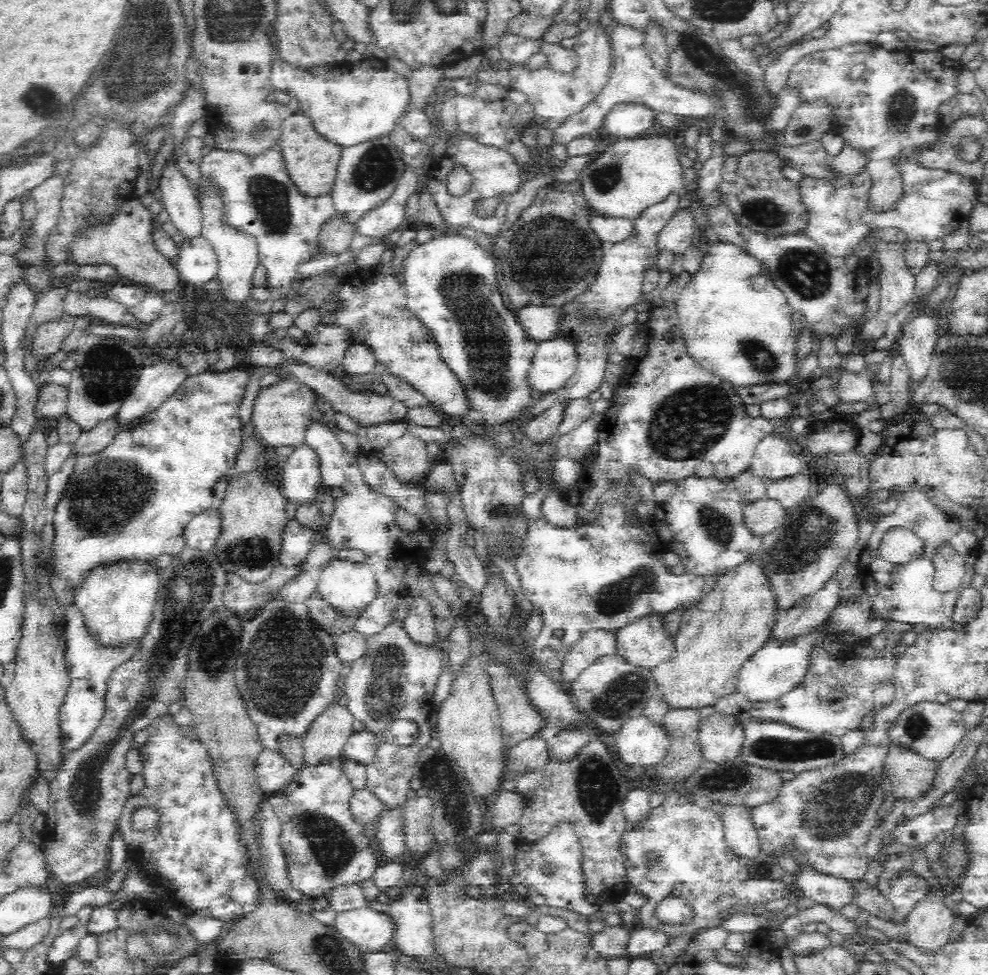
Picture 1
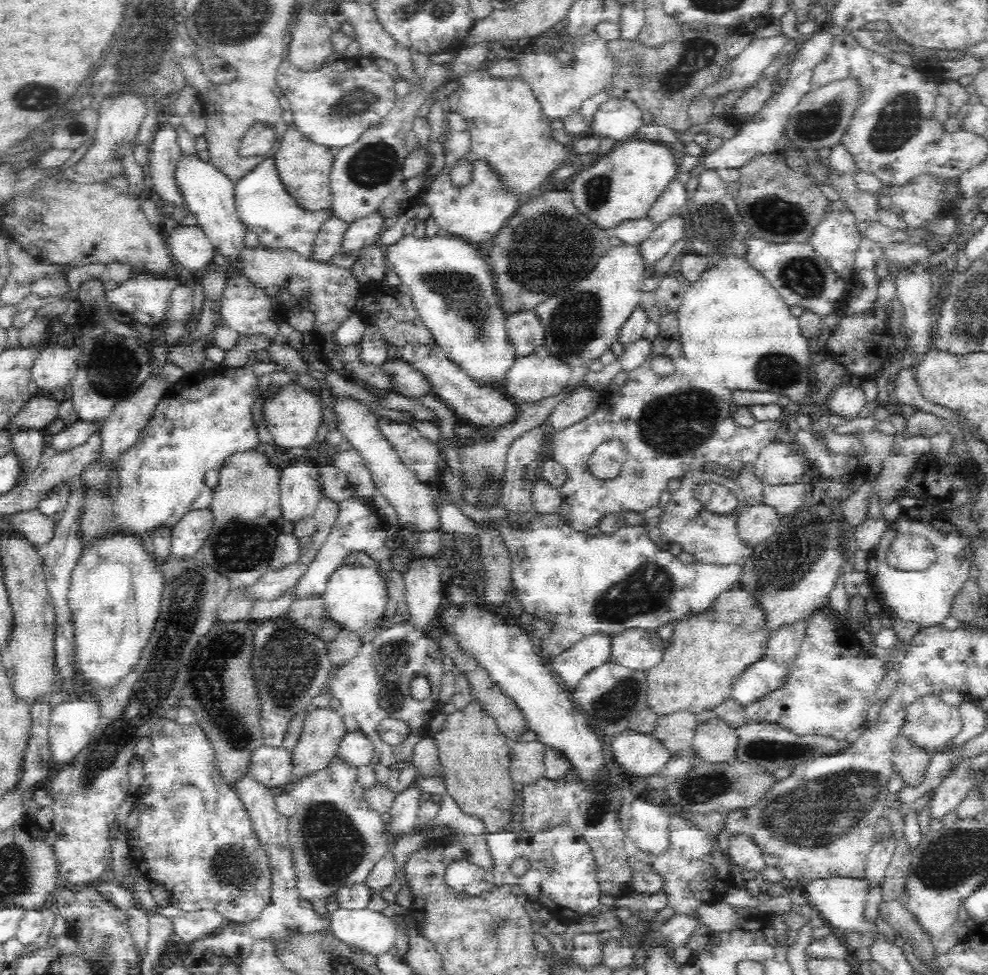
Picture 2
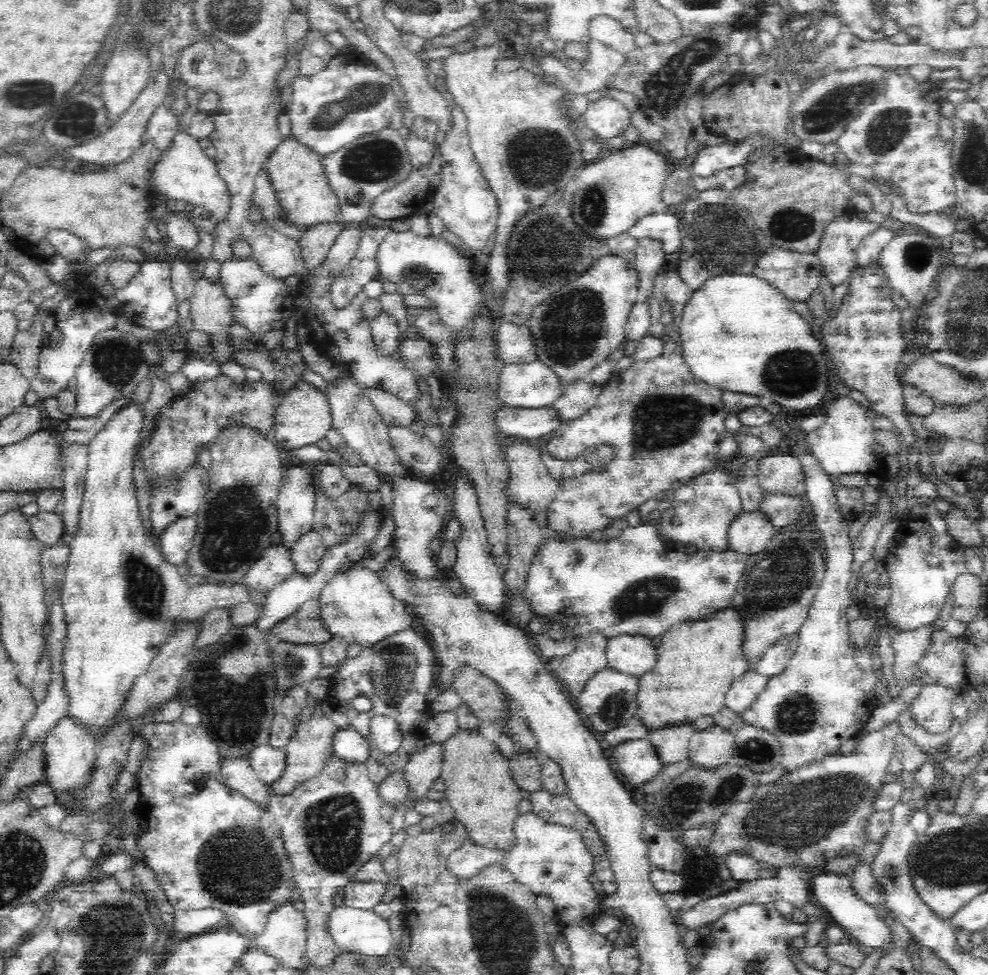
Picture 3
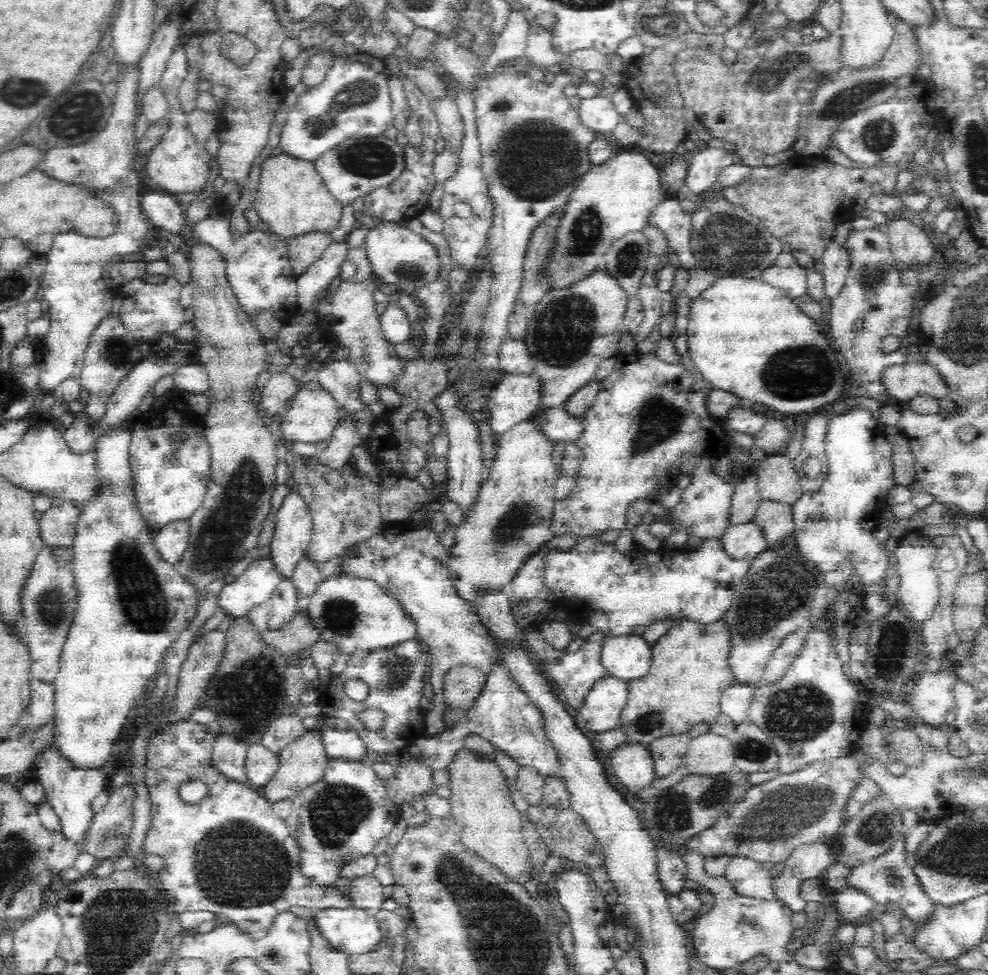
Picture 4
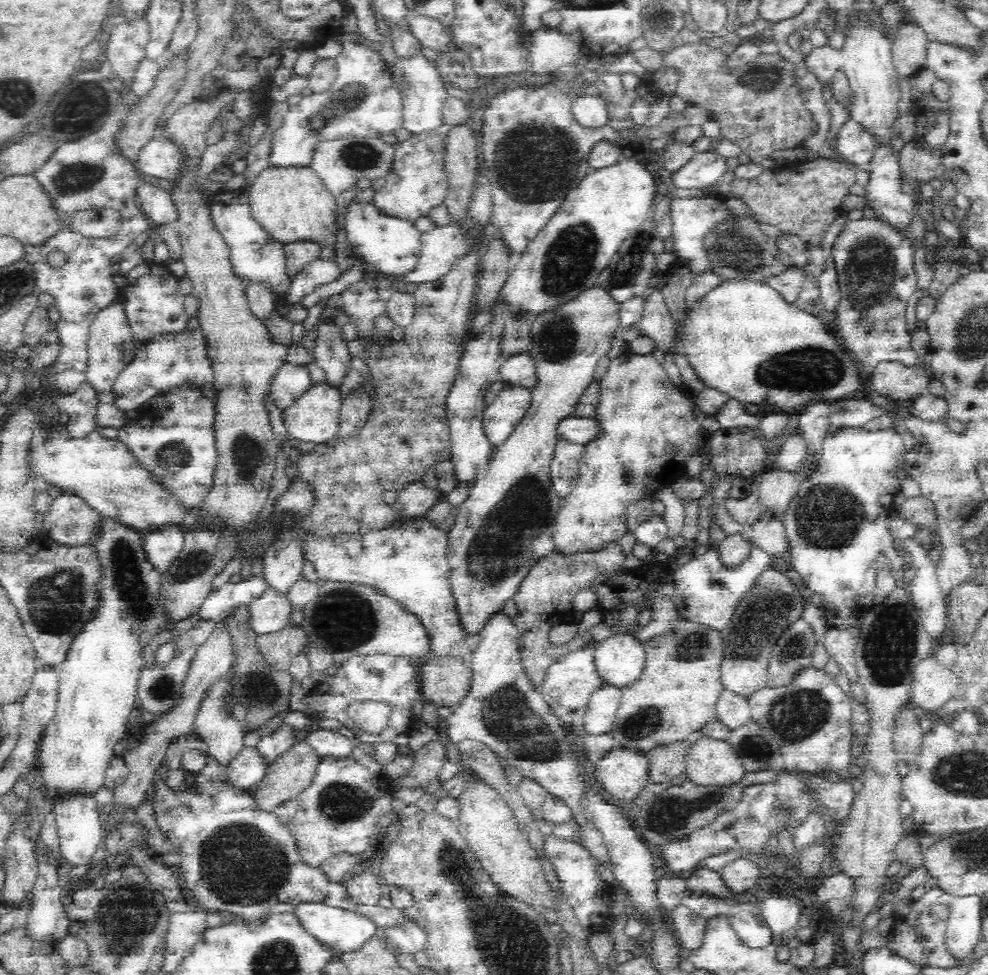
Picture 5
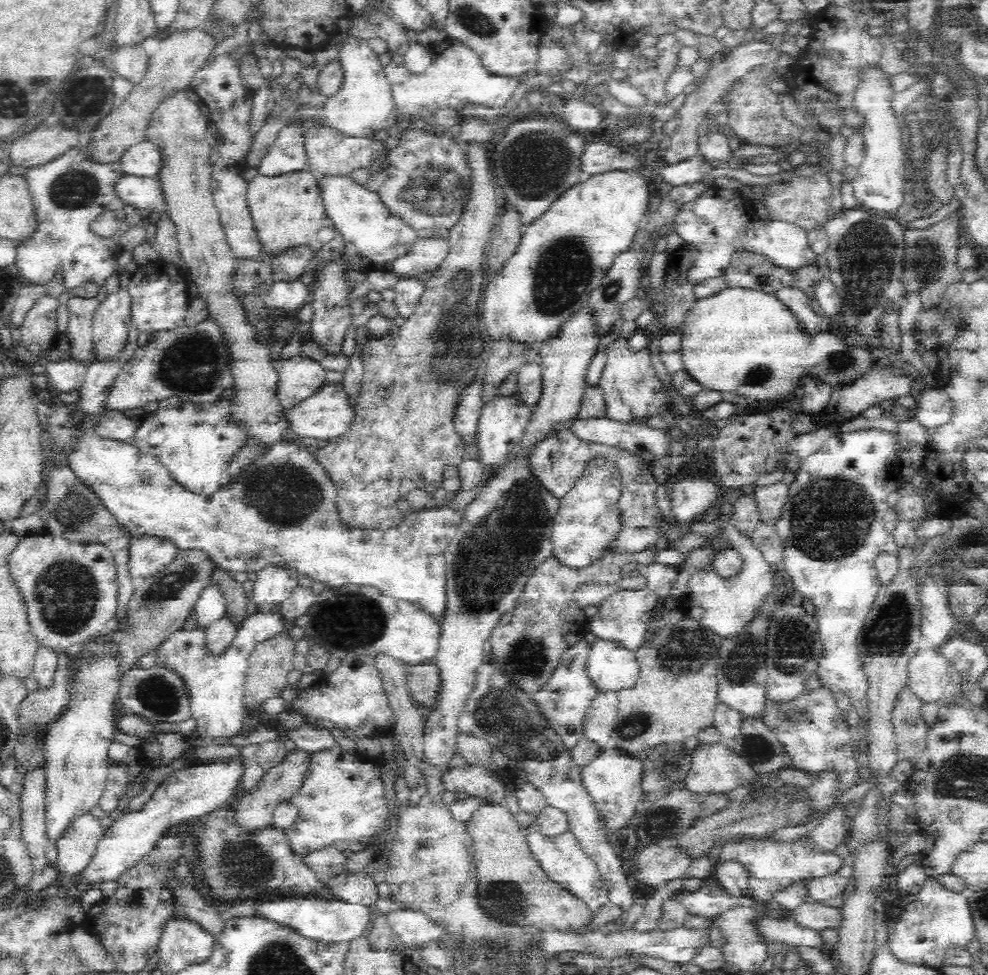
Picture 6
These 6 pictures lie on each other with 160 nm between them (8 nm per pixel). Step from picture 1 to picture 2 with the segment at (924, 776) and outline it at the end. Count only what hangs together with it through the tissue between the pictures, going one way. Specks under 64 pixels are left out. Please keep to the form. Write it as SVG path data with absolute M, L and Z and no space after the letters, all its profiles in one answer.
M899 735L895 741L893 768L902 777L904 785L916 786L924 780L931 755L906 736Z

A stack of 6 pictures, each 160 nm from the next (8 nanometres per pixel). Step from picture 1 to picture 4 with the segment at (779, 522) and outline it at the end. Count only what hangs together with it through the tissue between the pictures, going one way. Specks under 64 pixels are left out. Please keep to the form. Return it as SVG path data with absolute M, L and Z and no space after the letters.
M753 522L728 526L720 539L726 555L732 560L752 561L768 550L760 527Z

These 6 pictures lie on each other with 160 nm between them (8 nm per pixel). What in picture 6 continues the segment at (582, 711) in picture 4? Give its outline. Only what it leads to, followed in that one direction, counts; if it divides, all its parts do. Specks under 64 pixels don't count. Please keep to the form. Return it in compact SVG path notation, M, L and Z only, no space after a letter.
M599 692L586 712L583 737L594 742L600 752L605 751L609 744L615 727L618 703L617 692Z

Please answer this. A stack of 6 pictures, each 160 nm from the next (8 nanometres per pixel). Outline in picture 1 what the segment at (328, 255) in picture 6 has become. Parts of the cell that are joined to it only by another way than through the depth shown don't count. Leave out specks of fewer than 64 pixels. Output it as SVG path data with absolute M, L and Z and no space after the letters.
M299 111L283 117L281 124L279 145L291 184L299 194L307 198L320 198L331 194L342 147L327 142L318 135L311 126L311 120Z

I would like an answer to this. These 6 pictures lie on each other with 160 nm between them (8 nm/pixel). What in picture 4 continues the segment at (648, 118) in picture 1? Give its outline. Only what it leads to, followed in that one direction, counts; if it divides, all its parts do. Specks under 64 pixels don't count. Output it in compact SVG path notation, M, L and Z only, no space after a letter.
M608 94L581 99L576 111L584 126L594 129L599 136L608 138L611 138L615 126L621 119Z

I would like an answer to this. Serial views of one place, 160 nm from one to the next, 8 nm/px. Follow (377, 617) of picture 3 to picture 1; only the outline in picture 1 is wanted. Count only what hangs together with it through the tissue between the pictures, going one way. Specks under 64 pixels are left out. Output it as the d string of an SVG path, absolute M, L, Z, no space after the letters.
M332 560L320 572L317 579L317 590L321 597L339 614L362 614L378 596L378 583L371 565L365 560L348 562Z

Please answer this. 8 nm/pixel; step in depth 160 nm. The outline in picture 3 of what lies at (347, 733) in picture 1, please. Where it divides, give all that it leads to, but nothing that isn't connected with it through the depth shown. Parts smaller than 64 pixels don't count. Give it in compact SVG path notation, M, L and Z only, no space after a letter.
M315 706L310 720L301 722L290 743L285 747L286 769L282 777L269 786L270 796L290 796L291 793L321 774L328 760L333 756L332 742L334 733L338 728L334 725L330 715L323 714L318 706Z

